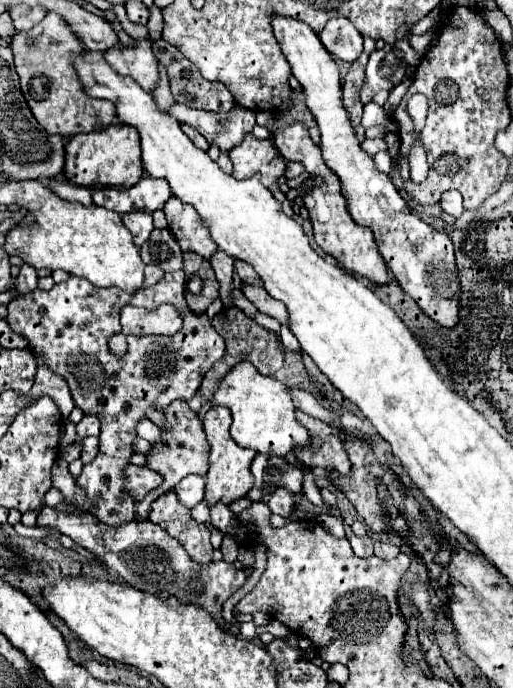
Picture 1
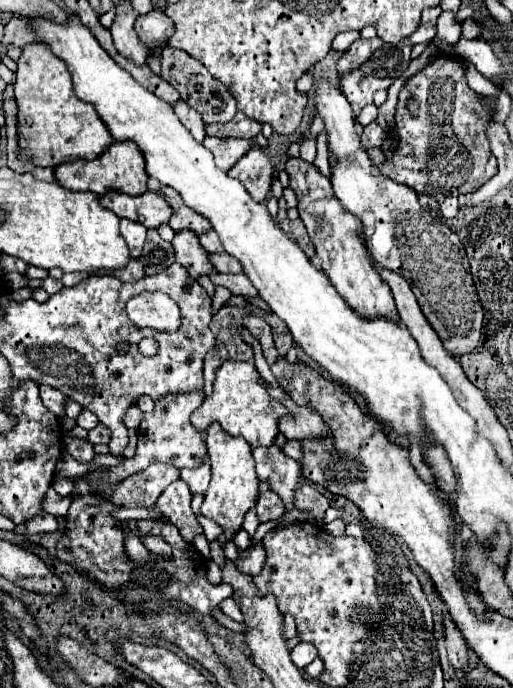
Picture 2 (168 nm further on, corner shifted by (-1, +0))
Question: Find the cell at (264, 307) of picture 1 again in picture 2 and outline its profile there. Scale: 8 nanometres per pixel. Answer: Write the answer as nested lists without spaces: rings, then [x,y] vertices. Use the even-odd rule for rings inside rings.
[[[212,271],[210,273],[210,281],[214,285],[222,285],[226,289],[232,291],[232,295],[248,295],[248,297],[258,297],[258,291],[254,291],[254,287],[250,287],[250,281],[246,279],[246,275],[242,273],[218,273]]]

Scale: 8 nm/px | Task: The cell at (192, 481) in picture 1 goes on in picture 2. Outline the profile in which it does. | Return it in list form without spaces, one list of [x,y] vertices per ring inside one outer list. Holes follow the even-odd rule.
[[[202,463],[196,469],[182,469],[180,477],[188,483],[192,493],[204,493],[210,483],[210,465]]]

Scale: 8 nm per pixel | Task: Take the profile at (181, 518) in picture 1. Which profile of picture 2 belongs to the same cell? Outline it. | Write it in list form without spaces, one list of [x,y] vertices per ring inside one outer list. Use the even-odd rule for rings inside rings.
[[[180,479],[180,481],[174,481],[160,495],[160,499],[156,503],[156,511],[164,513],[168,517],[168,521],[178,527],[178,531],[186,543],[192,543],[194,537],[202,533],[202,527],[198,525],[196,515],[190,509],[190,499],[192,499],[192,493],[190,493],[188,485]]]

